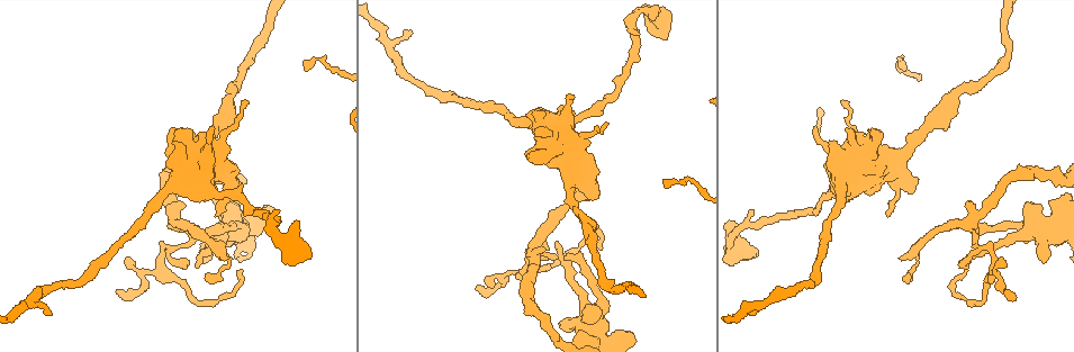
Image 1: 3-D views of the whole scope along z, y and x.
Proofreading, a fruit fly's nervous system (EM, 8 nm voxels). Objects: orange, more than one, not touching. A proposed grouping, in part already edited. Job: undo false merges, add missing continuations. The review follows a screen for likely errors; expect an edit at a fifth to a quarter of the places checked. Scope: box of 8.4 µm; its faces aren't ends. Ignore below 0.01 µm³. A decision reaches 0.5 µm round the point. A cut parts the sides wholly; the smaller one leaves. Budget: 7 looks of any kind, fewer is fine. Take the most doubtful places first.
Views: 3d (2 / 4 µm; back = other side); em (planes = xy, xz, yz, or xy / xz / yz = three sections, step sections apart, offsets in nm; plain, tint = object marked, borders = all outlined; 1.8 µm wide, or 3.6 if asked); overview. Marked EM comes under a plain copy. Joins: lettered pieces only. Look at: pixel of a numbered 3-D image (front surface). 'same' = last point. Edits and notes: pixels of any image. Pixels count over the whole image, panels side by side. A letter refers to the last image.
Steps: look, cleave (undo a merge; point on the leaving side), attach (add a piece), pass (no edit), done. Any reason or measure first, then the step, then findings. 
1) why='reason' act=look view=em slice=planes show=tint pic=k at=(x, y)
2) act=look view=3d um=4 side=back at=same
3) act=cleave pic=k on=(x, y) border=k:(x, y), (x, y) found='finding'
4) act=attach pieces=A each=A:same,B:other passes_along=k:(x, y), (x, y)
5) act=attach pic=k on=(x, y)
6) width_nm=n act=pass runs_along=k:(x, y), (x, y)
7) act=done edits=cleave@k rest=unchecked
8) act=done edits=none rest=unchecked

why='free end' act=look view=em slice=yz step=8 show=borders pic=1 at=(207, 230)

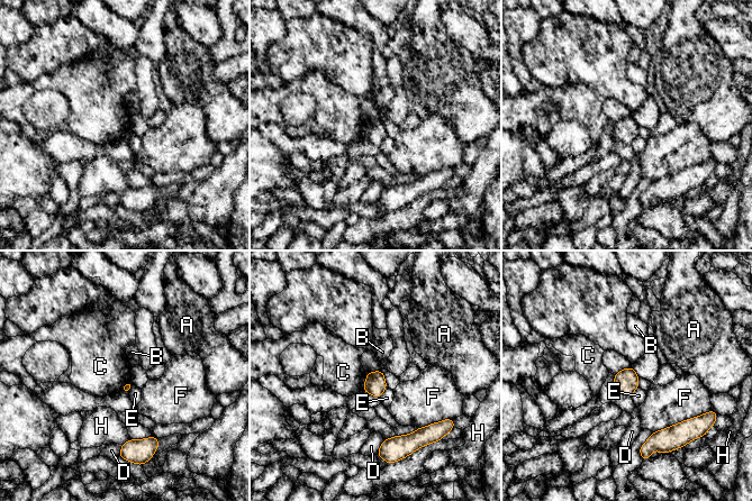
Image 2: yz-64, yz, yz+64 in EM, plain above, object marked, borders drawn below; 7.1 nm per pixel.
act=look view=em slice=planes show=borders at=same

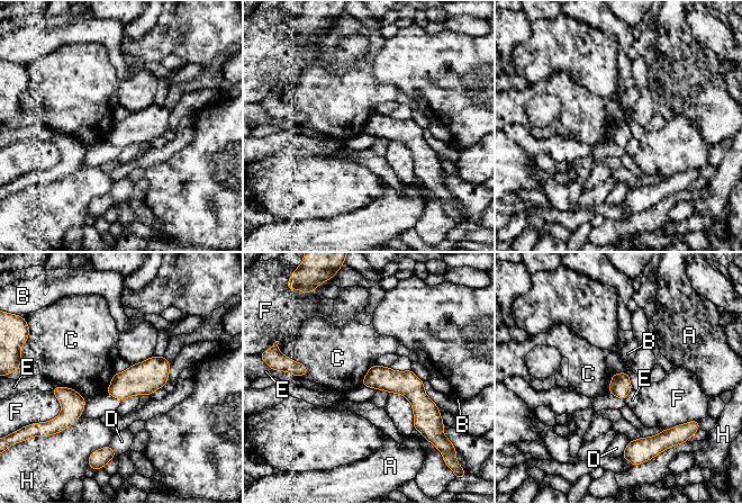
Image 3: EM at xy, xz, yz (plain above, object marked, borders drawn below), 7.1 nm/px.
longest_contact=F:200nm act=pass each=A:other,B:other,C:other,D:other,E:other,F:other,H:other border=3:(292, 360), (302, 363), (308, 370) found='no lettered piece goes on from it'

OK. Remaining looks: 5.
why='free end' act=look view=em slice=planes show=borders pic=1 at=(223, 257)

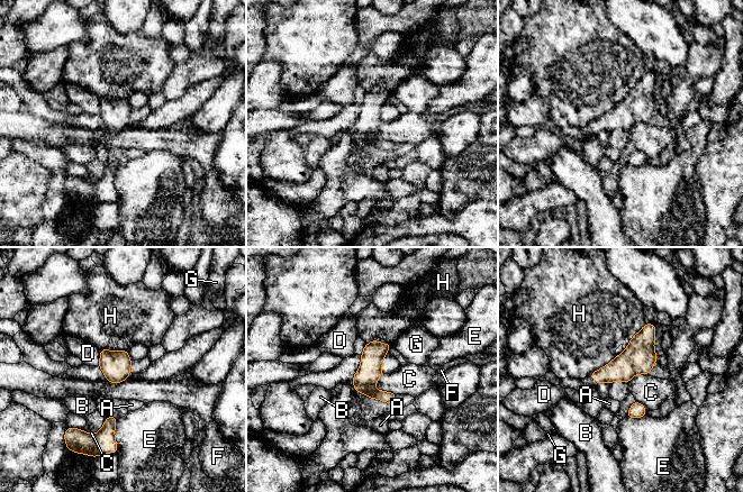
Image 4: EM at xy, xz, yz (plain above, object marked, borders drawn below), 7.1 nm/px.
act=pass each=A:other,B:other,C:other,D:other,E:other,F:other,G:other,H:other runs_along=4:(374, 343), (371, 388), (389, 400) found='none of them fits'

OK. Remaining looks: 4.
why='small branch off a trunk' act=look view=em um=3.6 slice=yz step=16 show=tint pic=1 at=(569, 186)

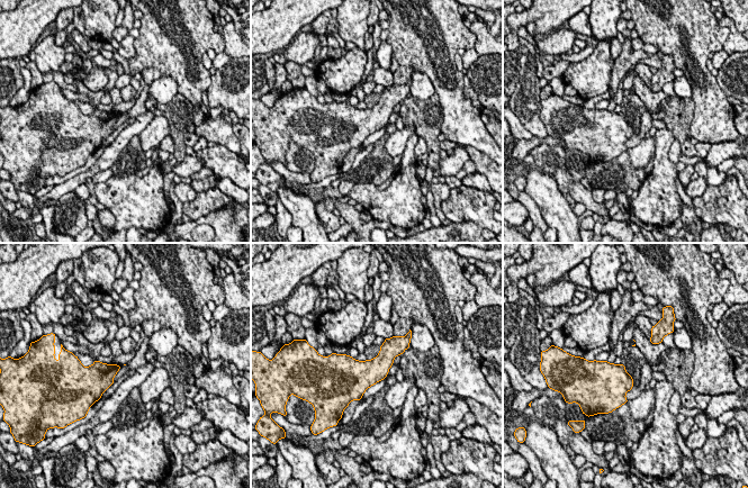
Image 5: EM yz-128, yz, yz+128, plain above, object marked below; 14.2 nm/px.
why='see the neighbours' act=look view=em um=3.6 slice=yz step=16 show=borders at=same

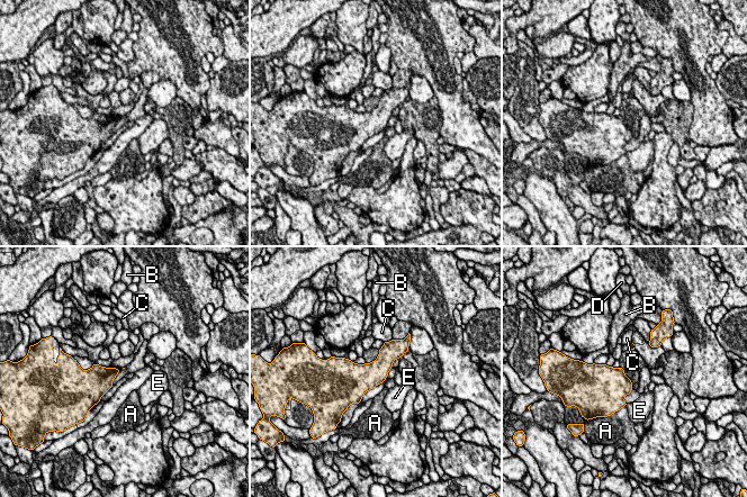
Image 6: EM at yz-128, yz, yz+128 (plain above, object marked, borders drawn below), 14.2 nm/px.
width_nm=50 act=pass each=A:other,B:other,C:other,D:other,E:other border=6:(626, 405), (619, 409) found='all the same cell'

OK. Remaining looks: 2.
act=done edits=none rest=unchecked

